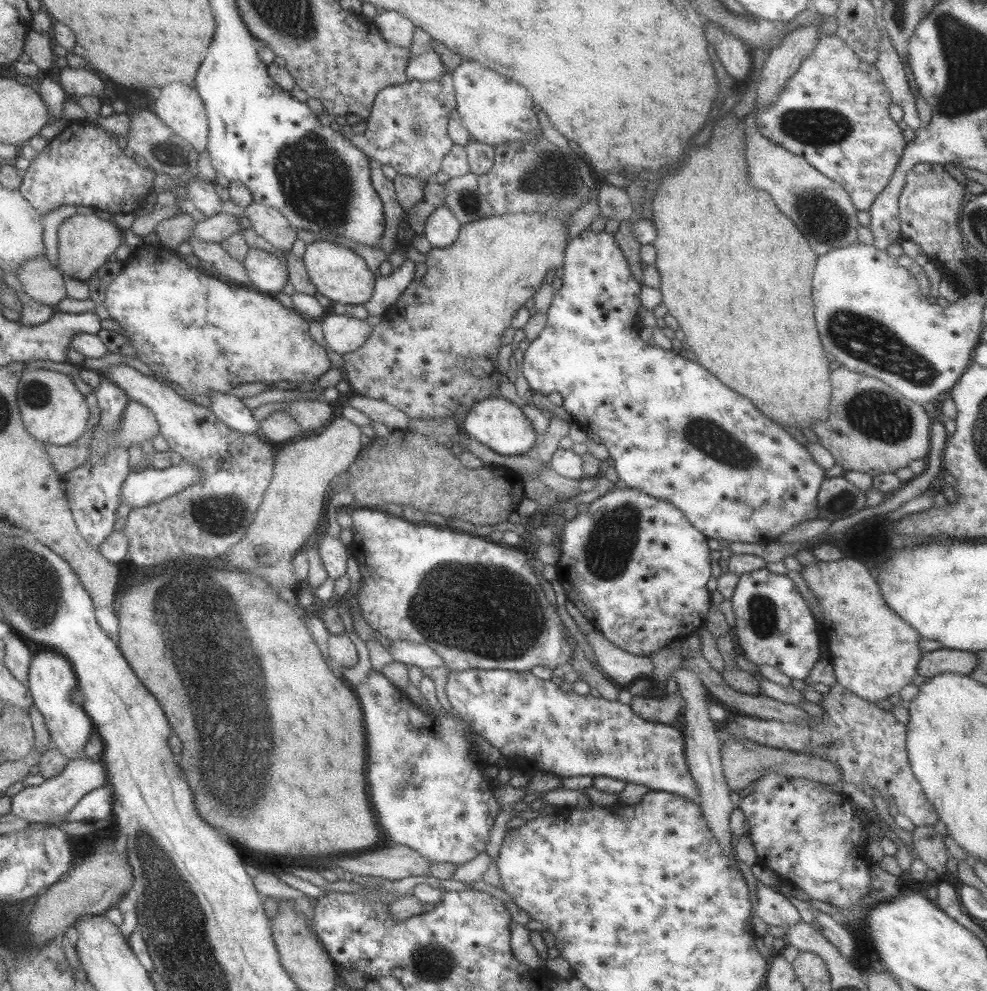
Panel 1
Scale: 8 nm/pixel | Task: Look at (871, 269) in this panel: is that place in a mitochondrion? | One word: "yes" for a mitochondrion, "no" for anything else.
no

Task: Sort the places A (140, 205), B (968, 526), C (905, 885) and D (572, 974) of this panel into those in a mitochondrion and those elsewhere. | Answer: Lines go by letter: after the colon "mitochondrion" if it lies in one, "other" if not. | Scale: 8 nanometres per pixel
A: other
B: other
C: other
D: other

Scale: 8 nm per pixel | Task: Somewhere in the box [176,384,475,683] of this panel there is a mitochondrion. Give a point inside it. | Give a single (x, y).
(221, 517)

